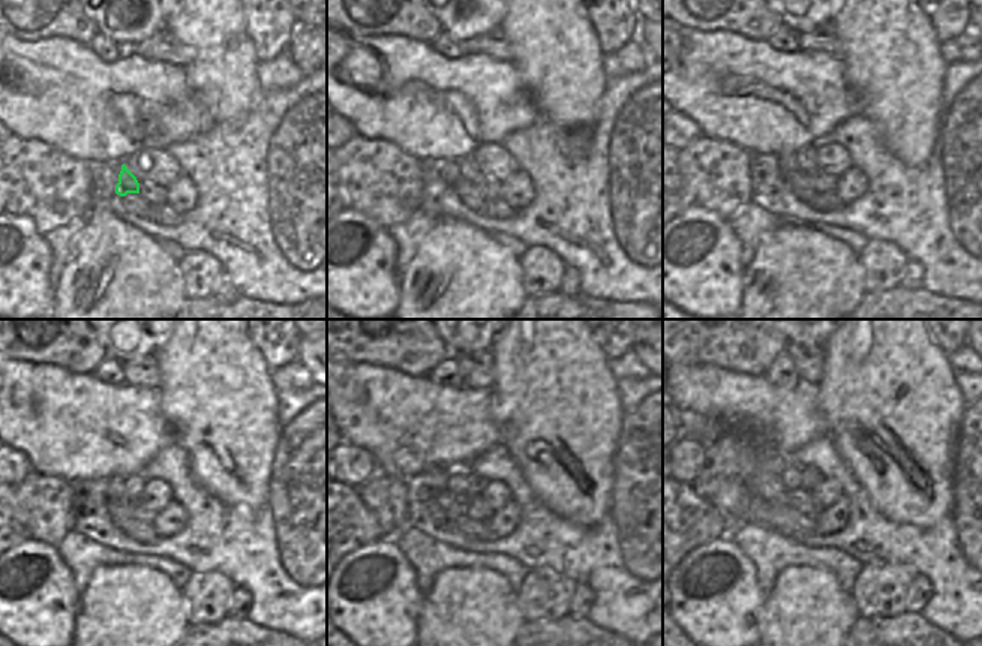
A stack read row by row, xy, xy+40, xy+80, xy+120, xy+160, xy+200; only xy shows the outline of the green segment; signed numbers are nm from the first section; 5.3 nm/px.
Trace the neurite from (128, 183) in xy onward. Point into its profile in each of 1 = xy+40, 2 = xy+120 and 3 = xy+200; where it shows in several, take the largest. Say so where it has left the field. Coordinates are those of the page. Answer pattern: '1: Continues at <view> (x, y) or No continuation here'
1: Continues at xy+40 (468, 171)
2: Continues at xy+120 (134, 486)
3: Continues at xy+200 (811, 477)

